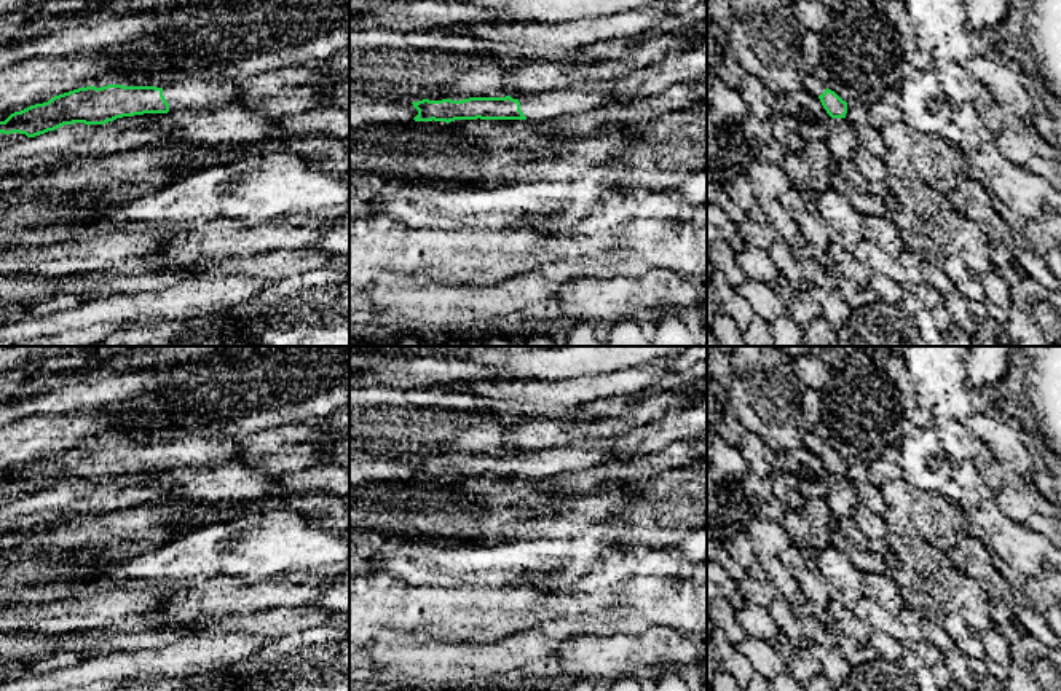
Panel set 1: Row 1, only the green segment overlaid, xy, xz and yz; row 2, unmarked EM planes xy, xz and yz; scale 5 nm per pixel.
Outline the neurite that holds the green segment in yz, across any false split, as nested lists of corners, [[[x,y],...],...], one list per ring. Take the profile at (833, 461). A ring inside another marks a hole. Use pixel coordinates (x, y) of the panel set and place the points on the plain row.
[[[804,424],[801,429],[801,440],[803,447],[820,456],[823,466],[831,476],[846,476],[847,460],[823,442],[817,434],[815,426]]]

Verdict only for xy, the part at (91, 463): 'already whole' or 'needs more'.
needs more

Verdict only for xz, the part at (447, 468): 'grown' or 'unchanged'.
grown

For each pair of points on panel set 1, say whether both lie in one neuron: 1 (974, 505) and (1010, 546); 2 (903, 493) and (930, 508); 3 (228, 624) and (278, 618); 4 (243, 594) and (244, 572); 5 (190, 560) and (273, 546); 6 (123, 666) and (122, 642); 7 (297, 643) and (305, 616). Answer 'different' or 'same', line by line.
1: same
2: same
3: same
4: different
5: same
6: different
7: different

